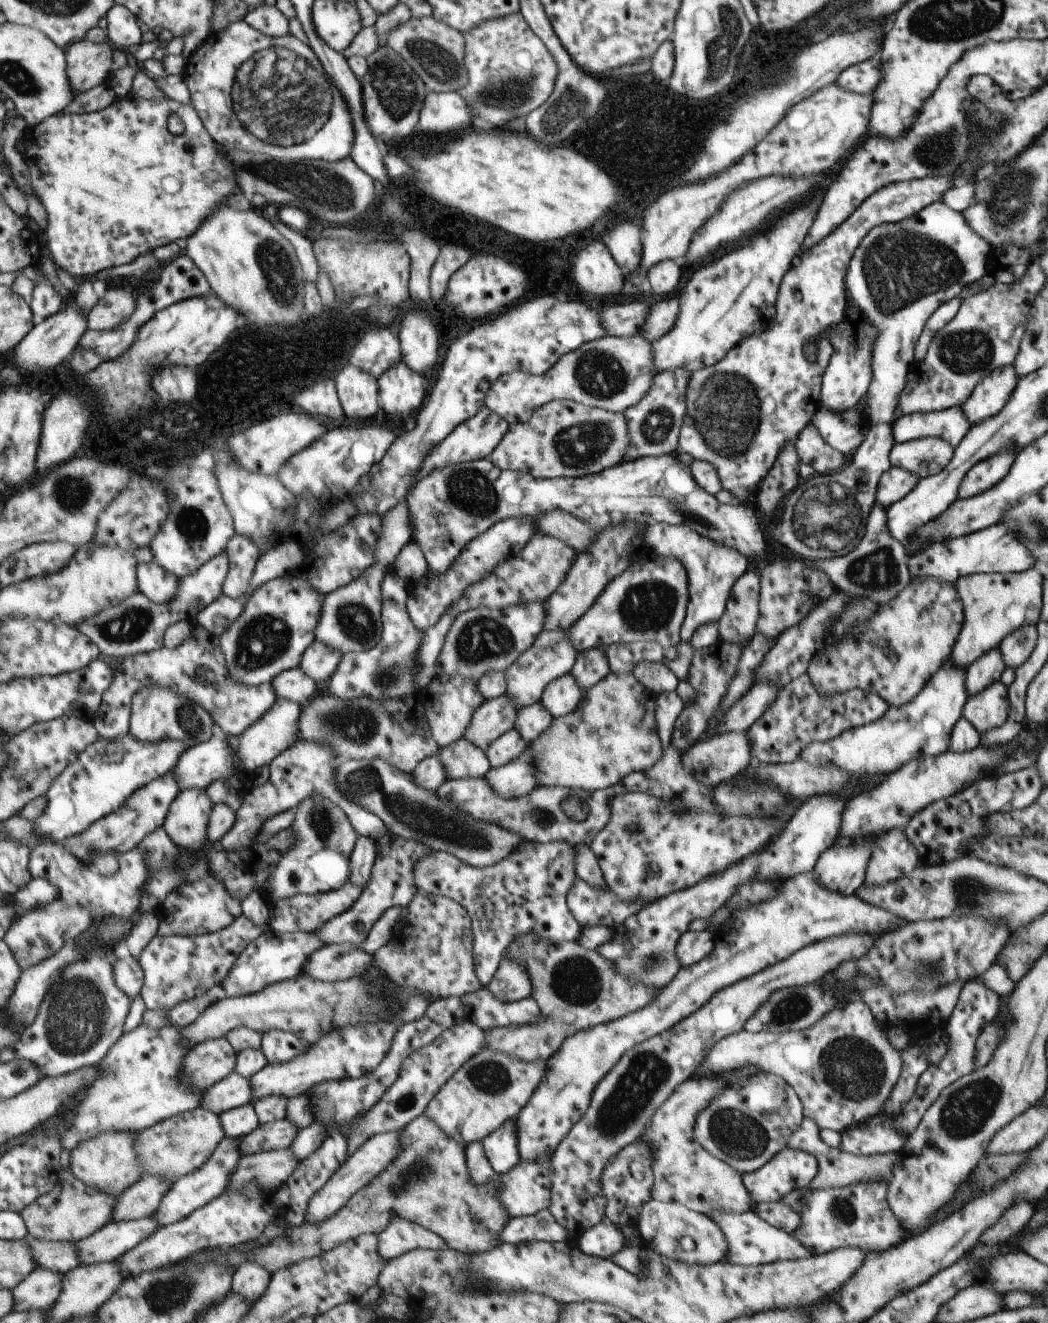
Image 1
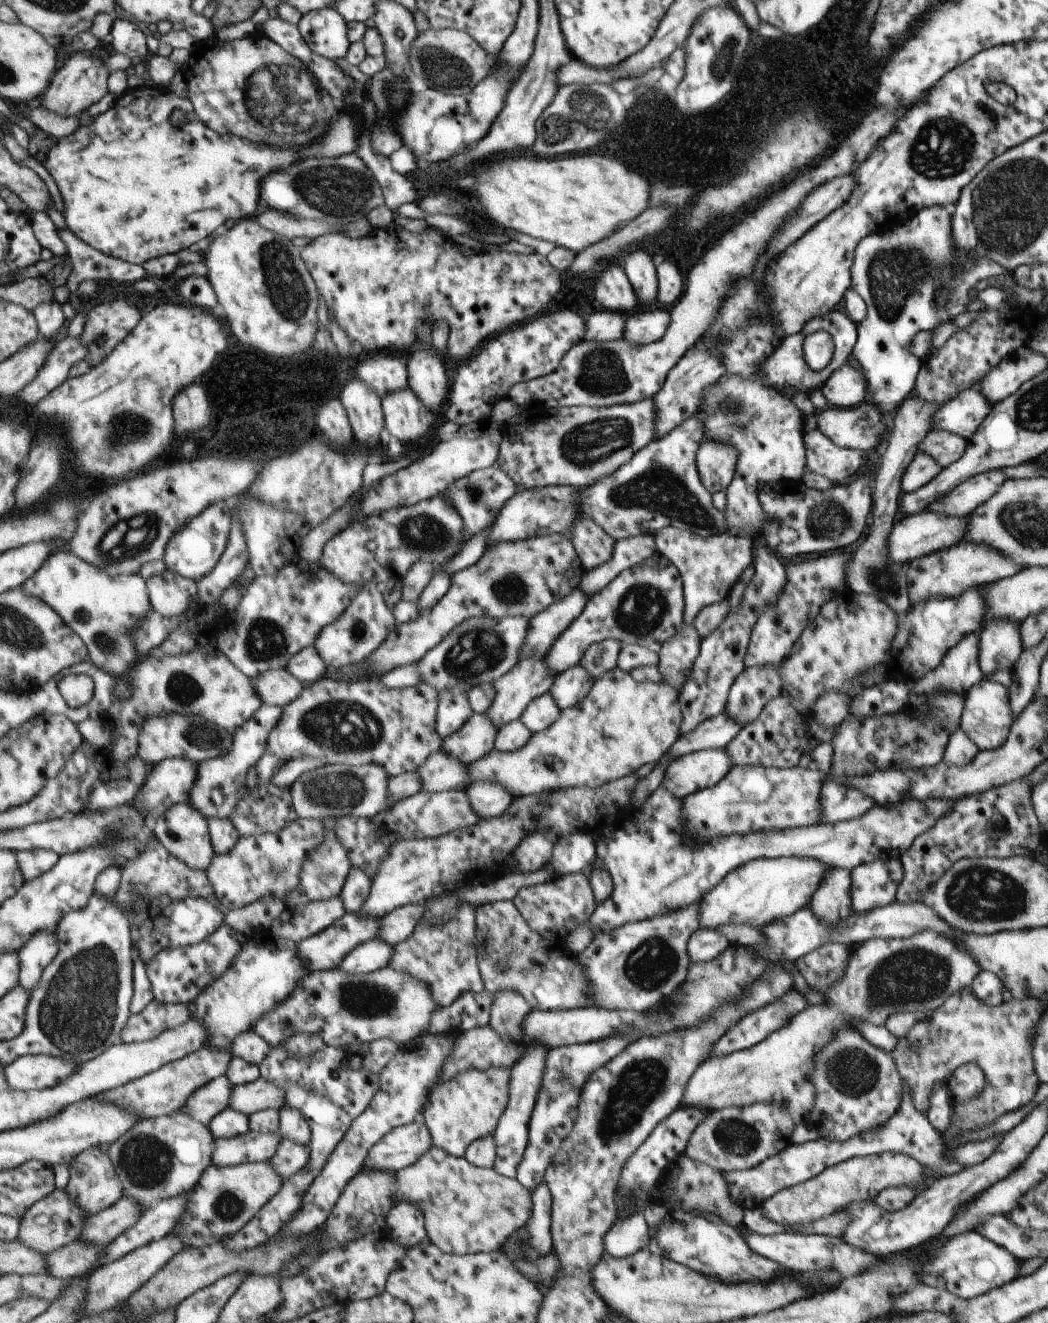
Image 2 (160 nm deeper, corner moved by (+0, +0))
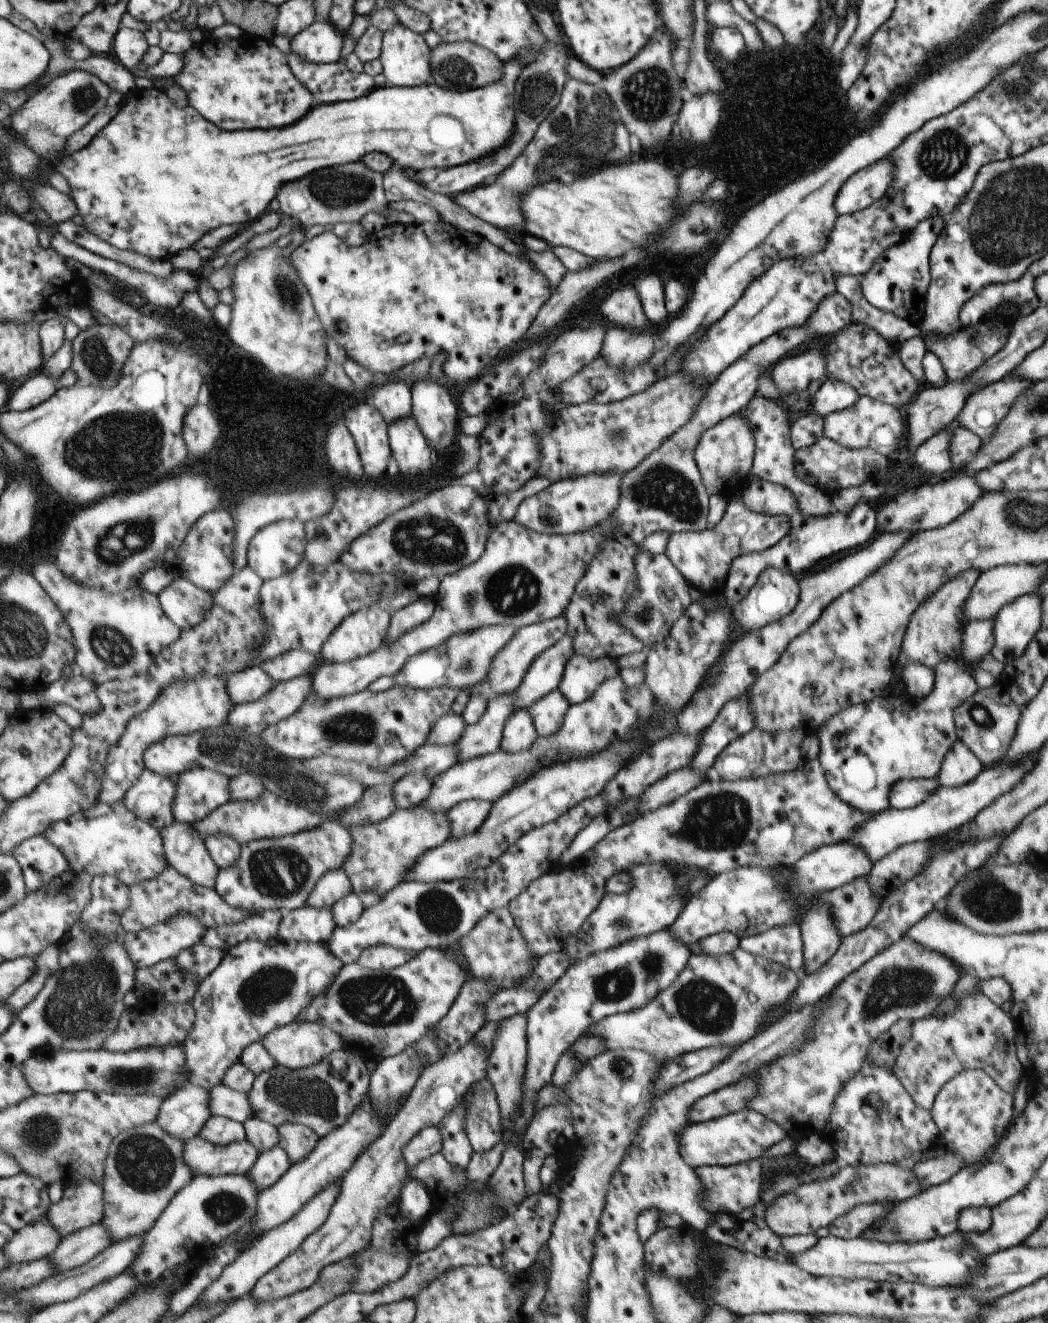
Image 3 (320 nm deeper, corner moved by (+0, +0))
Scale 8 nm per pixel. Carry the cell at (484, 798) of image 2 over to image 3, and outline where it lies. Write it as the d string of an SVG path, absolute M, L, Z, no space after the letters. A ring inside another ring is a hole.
M470 799L457 804L449 811L449 822L453 828L451 838L469 836L481 824L481 820L487 817L491 804L493 801L478 799Z

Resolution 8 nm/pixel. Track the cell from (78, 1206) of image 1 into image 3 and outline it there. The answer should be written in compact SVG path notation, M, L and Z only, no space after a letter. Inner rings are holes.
M43 1216L41 1220L16 1232L15 1237L4 1247L5 1256L9 1256L13 1264L41 1260L56 1252L61 1241L62 1237L51 1224L49 1216Z

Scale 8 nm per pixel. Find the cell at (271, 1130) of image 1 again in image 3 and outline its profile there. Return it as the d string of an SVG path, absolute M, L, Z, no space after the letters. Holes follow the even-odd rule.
M200 1135L185 1141L183 1152L183 1158L193 1168L193 1174L206 1176L248 1174L261 1155L261 1150L249 1140L219 1146Z

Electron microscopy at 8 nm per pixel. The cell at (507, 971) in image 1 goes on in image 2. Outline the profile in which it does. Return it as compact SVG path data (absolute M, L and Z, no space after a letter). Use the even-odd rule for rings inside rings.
M496 991L492 1005L490 1008L490 1018L488 1025L496 1032L502 1039L507 1038L512 1046L513 1043L523 1042L525 1040L524 1032L524 1020L531 1012L532 1008L528 1005L528 1001L524 999L521 994L517 994L513 991Z

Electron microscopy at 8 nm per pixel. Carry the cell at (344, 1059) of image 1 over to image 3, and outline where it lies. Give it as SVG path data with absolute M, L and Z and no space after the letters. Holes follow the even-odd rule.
M224 1083L217 1084L211 1090L209 1112L211 1112L211 1117L223 1116L235 1122L241 1122L241 1124L255 1116L249 1093L234 1090Z

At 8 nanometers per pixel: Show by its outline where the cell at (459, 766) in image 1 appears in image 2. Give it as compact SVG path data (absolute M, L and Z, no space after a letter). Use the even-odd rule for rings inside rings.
M443 751L432 754L418 770L422 792L443 792L469 786L468 765Z

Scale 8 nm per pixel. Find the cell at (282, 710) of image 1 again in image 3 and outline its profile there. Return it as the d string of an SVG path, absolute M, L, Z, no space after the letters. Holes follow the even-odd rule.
M193 768L177 779L173 813L176 820L194 824L231 801L229 776L209 768Z

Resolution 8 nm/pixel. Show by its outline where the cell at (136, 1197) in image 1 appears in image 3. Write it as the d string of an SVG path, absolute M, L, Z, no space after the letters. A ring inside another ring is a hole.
M101 1222L88 1228L81 1228L73 1232L73 1235L62 1239L59 1248L48 1258L57 1266L57 1273L67 1272L87 1264L112 1244L111 1234Z

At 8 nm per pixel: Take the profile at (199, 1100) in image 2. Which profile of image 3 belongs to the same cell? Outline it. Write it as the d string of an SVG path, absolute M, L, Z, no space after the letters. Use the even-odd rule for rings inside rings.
M187 1081L163 1102L156 1122L171 1136L189 1141L199 1136L211 1120L209 1102L211 1090Z

